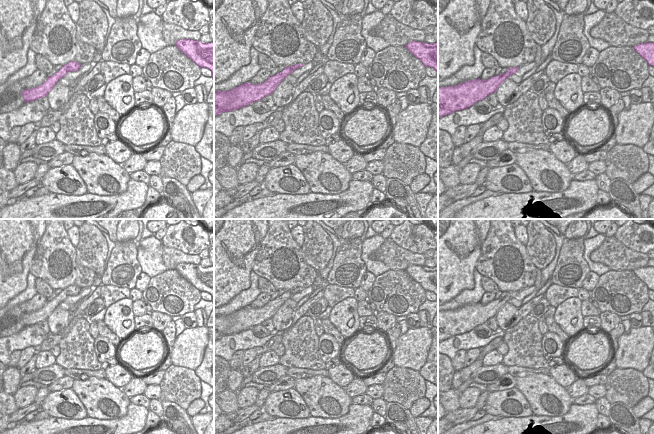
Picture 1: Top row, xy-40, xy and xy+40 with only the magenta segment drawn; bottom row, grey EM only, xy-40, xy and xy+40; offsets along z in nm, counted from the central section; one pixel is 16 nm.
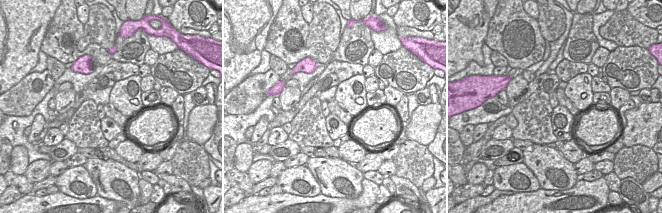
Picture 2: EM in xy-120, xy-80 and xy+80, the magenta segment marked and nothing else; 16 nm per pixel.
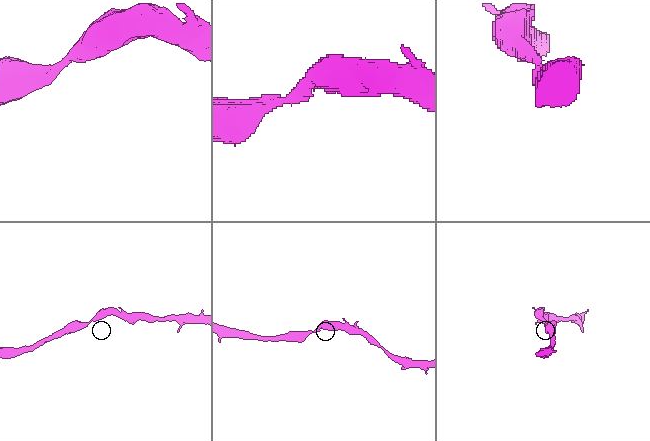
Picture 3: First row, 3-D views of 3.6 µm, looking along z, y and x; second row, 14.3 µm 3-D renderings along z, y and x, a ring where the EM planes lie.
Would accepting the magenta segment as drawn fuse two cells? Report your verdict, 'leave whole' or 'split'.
leave whole

